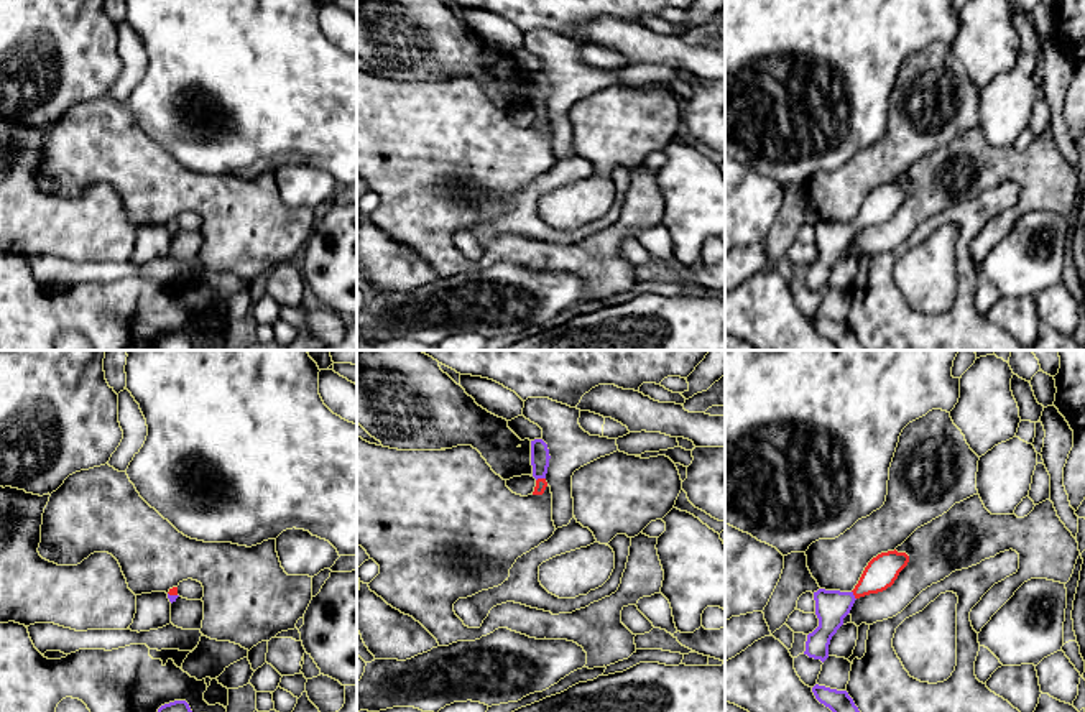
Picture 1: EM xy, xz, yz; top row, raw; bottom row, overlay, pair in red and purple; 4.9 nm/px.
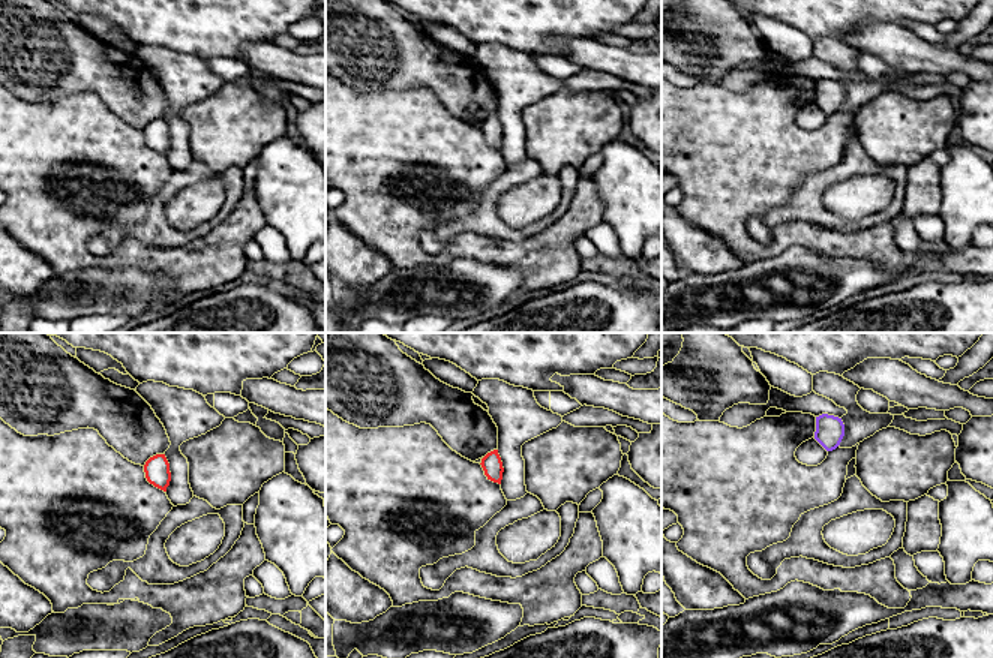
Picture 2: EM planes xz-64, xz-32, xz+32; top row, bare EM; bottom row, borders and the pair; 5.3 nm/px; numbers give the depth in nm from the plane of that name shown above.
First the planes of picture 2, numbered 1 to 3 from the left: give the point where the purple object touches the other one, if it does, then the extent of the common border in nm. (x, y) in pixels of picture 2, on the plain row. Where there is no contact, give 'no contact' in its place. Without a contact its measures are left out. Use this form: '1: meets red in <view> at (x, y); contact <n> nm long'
1: no contact
2: no contact
3: no contact

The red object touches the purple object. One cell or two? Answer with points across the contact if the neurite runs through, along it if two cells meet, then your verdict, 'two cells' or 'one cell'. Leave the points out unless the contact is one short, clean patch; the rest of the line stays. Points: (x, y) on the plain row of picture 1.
way xz (541, 115), (540, 110), (540, 86); one cell

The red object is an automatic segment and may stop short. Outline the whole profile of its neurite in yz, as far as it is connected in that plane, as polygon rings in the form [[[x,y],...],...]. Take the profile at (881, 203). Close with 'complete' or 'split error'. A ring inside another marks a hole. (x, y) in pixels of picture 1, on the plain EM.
[[[896,181],[881,184],[868,194],[852,224],[825,220],[814,224],[819,258],[807,266],[804,286],[824,294],[829,289],[830,271],[843,257],[843,250],[850,245],[855,232],[891,219],[907,194],[906,184]]]; split error

